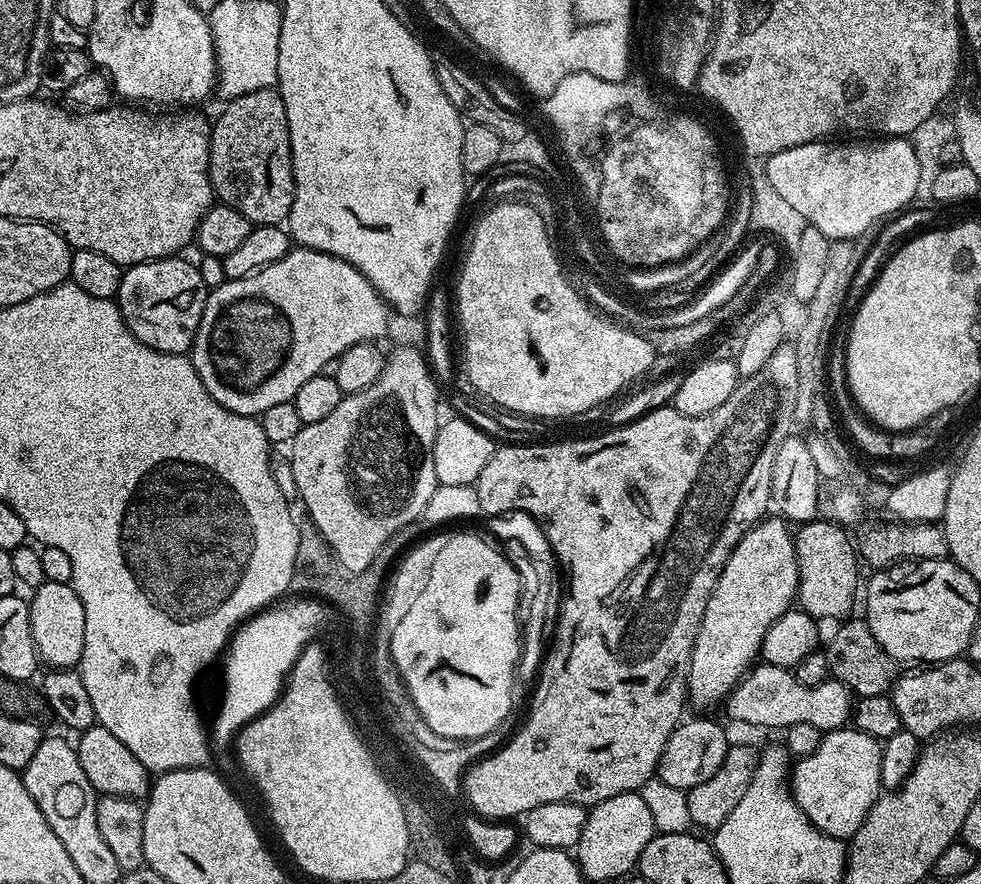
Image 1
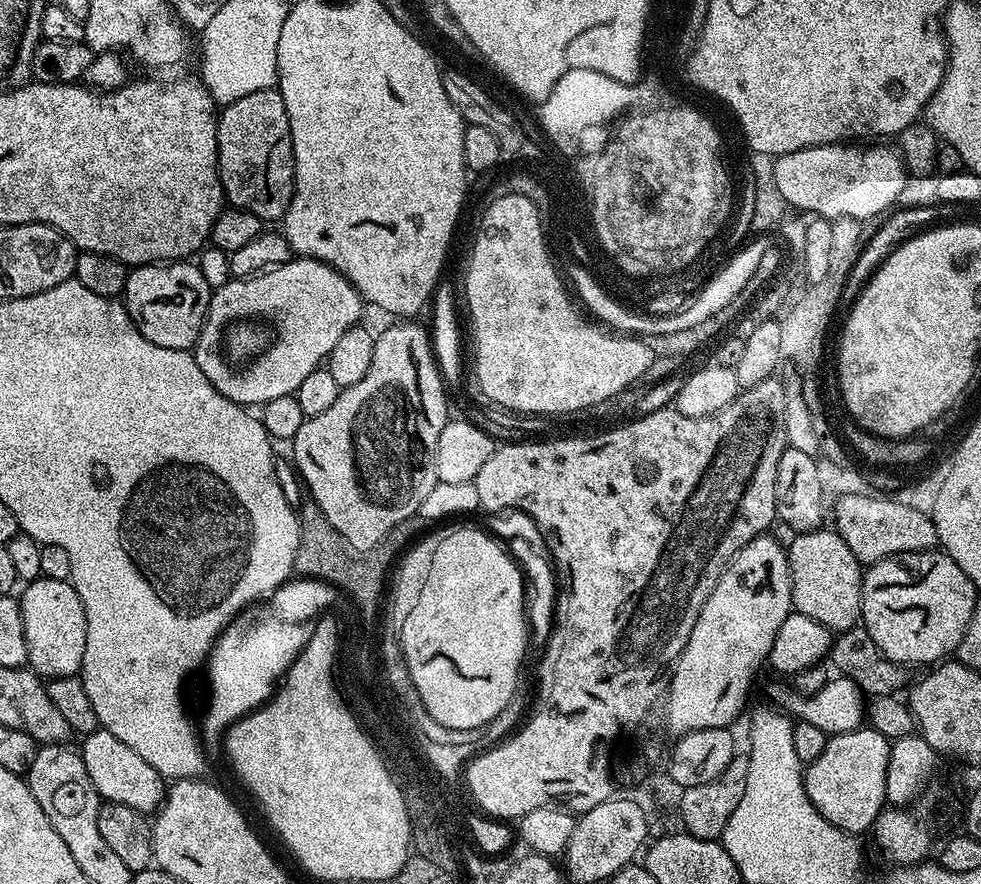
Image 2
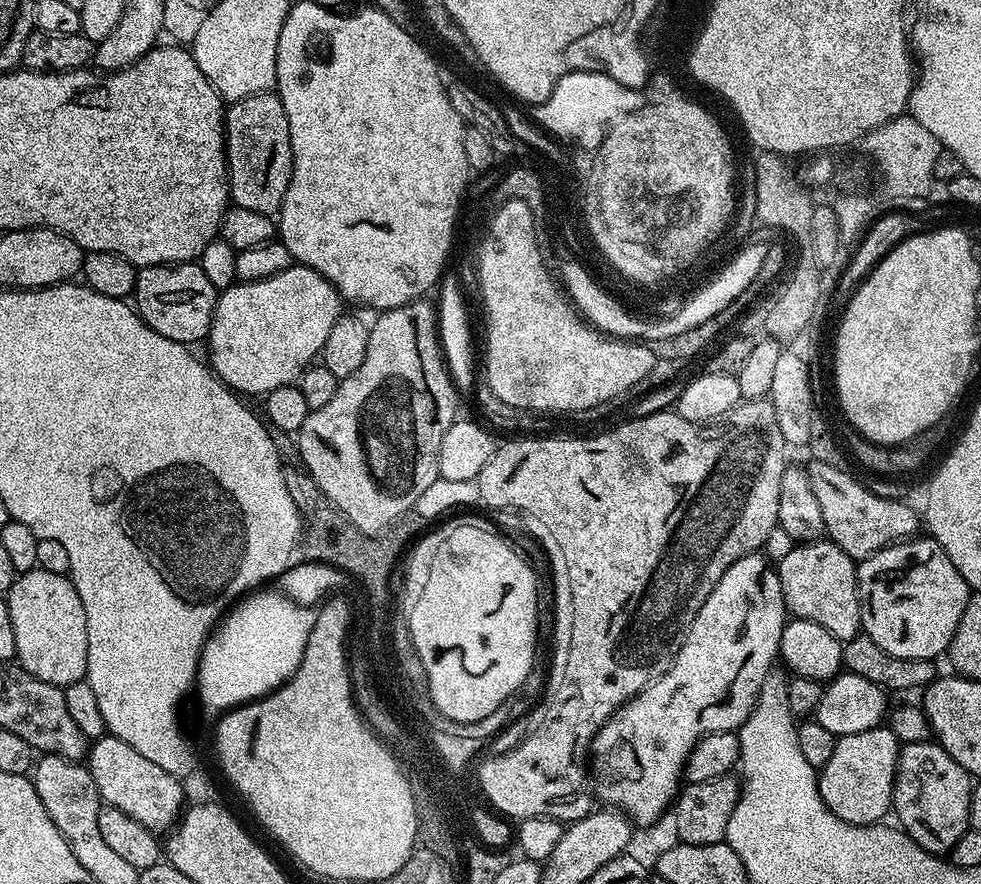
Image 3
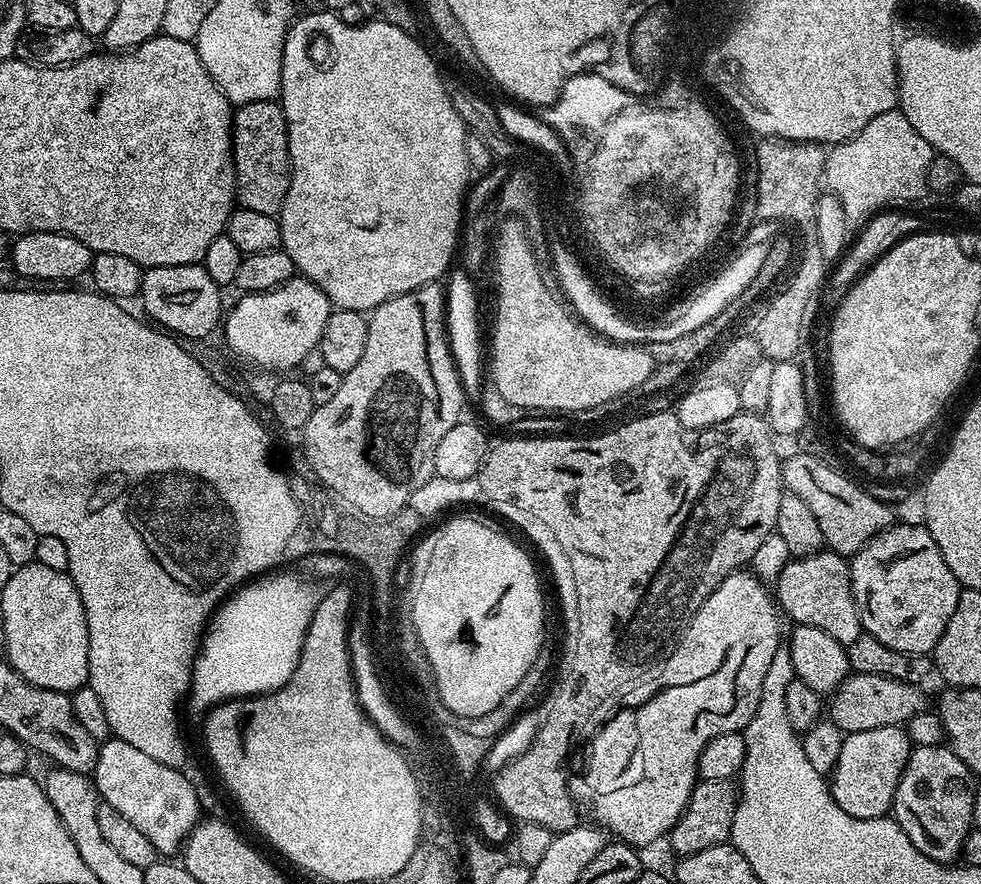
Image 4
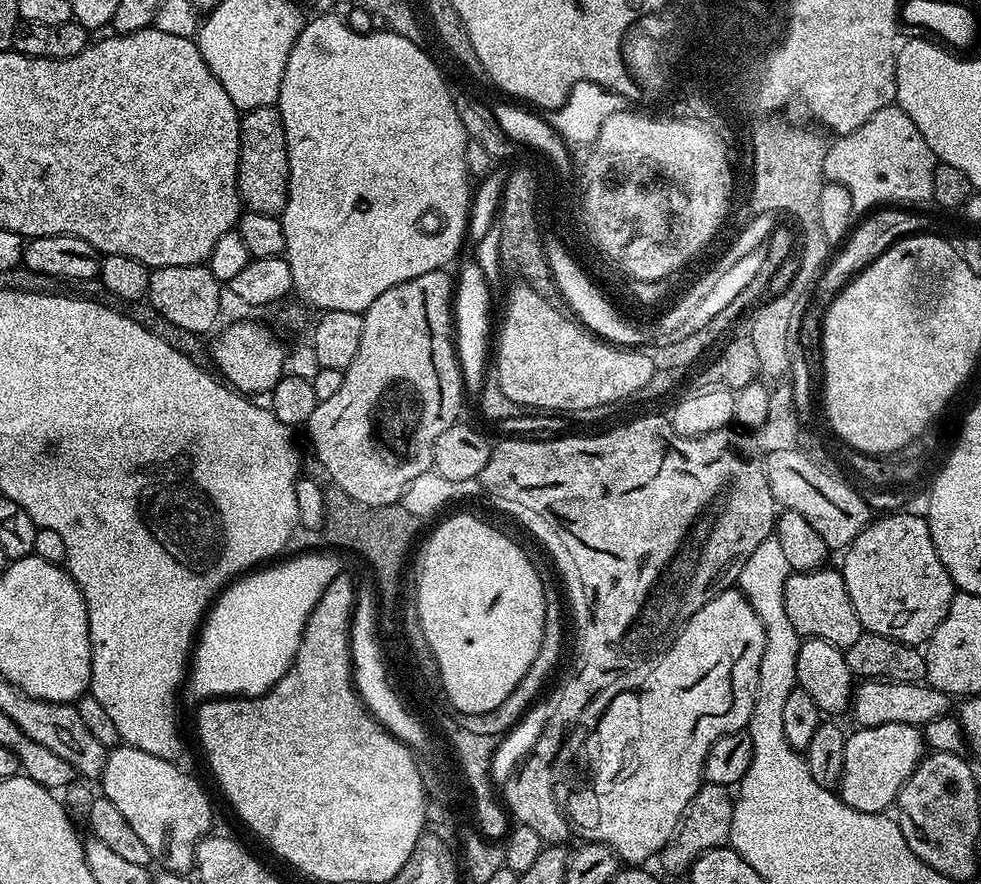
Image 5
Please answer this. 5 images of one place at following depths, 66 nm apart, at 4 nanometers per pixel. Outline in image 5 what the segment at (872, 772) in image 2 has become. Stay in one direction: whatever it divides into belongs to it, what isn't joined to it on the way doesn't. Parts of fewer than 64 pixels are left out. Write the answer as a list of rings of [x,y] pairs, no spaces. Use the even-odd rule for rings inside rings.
[[[887,724],[873,728],[857,727],[846,742],[842,778],[838,785],[840,801],[854,810],[887,813],[895,805],[896,795],[906,778],[914,774],[926,755],[924,733],[915,724]]]

